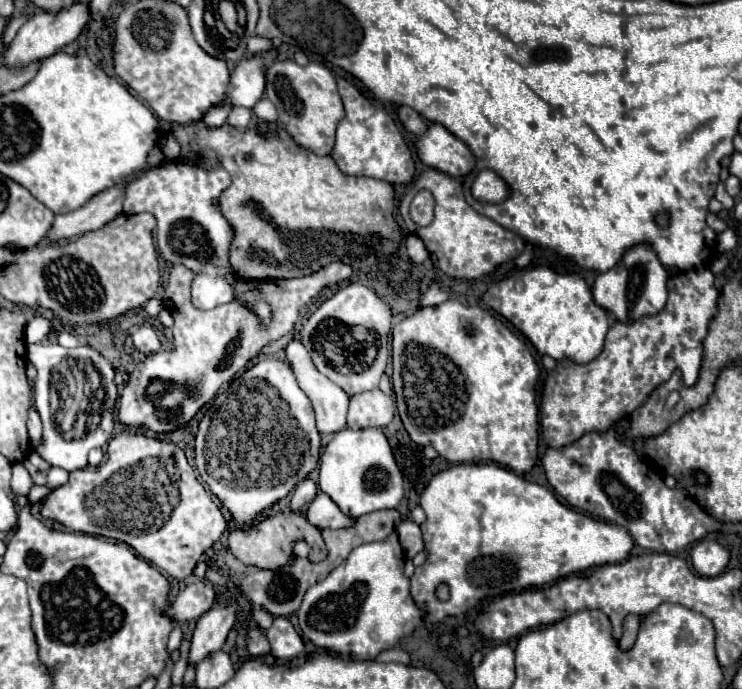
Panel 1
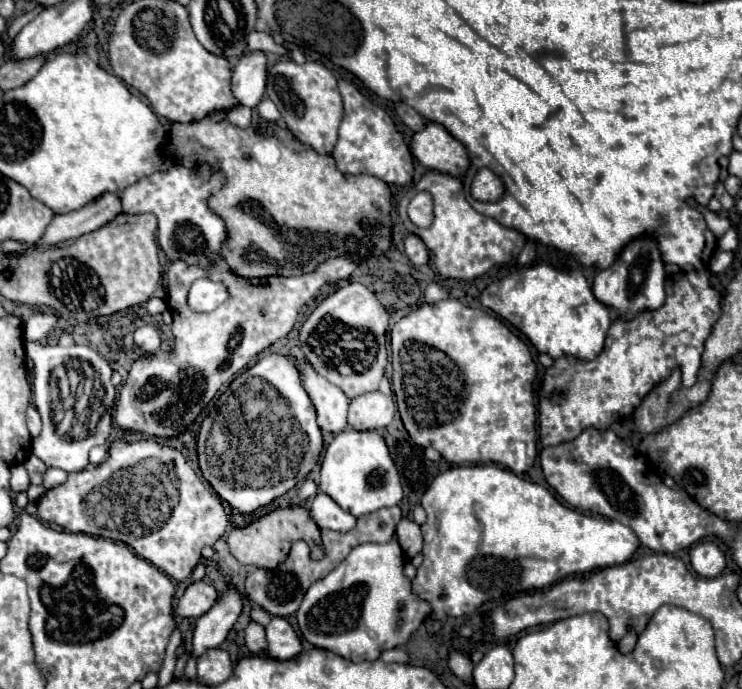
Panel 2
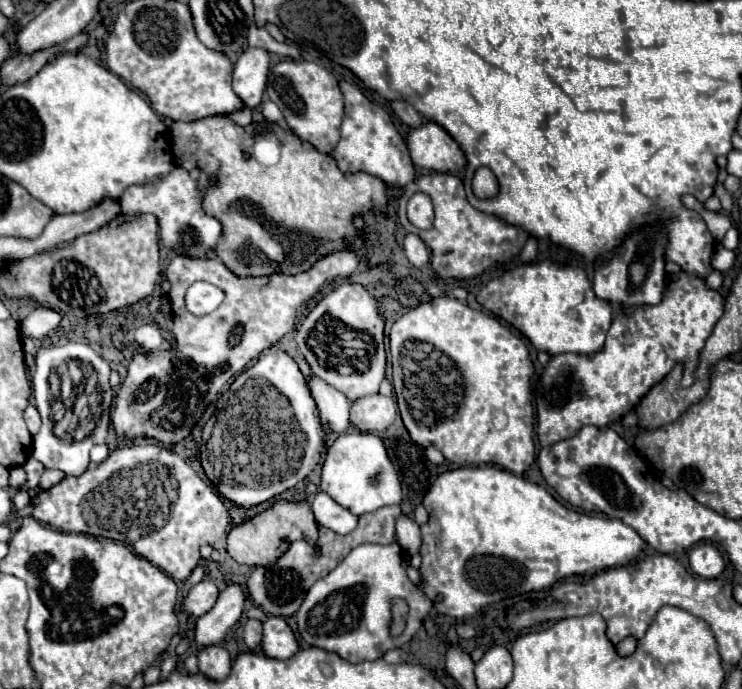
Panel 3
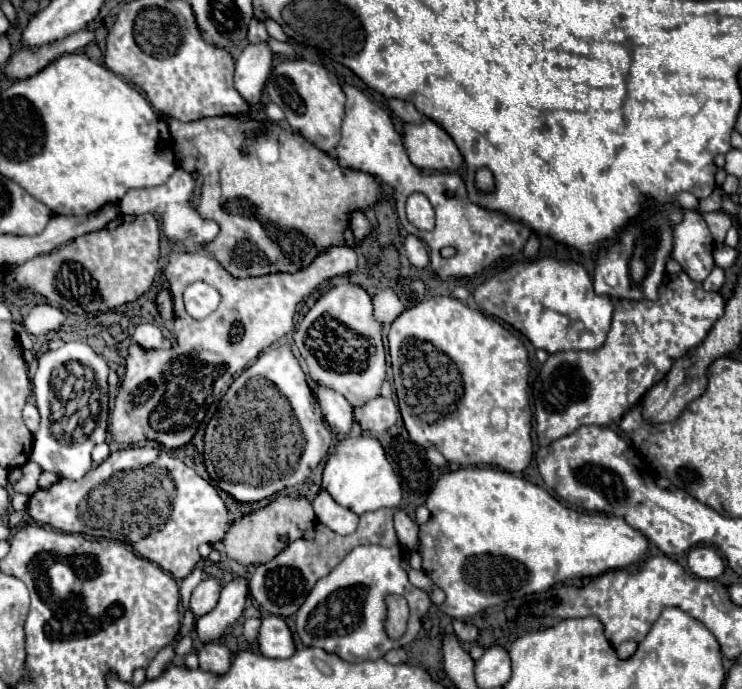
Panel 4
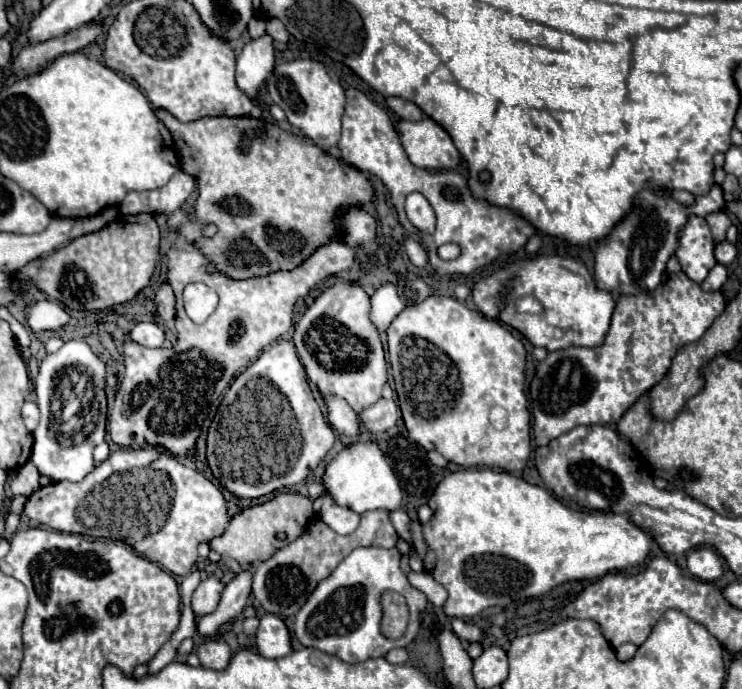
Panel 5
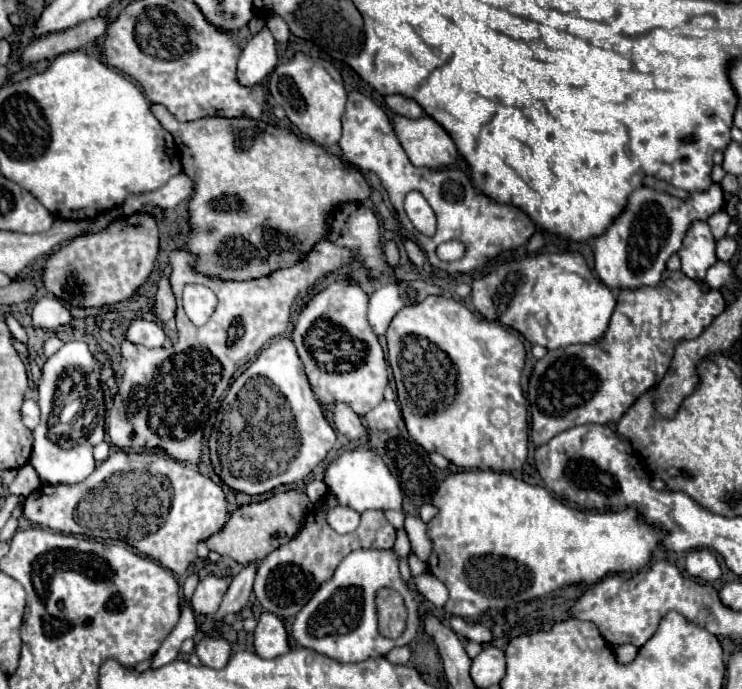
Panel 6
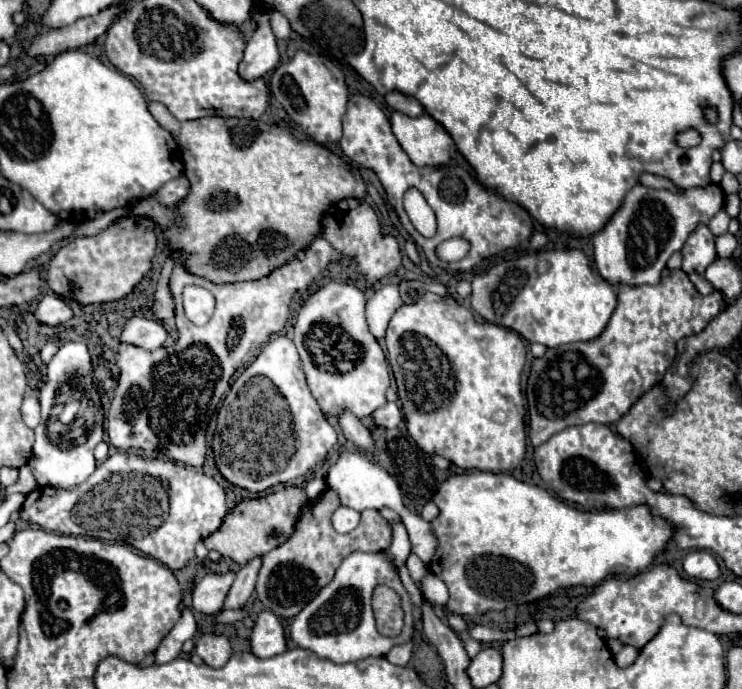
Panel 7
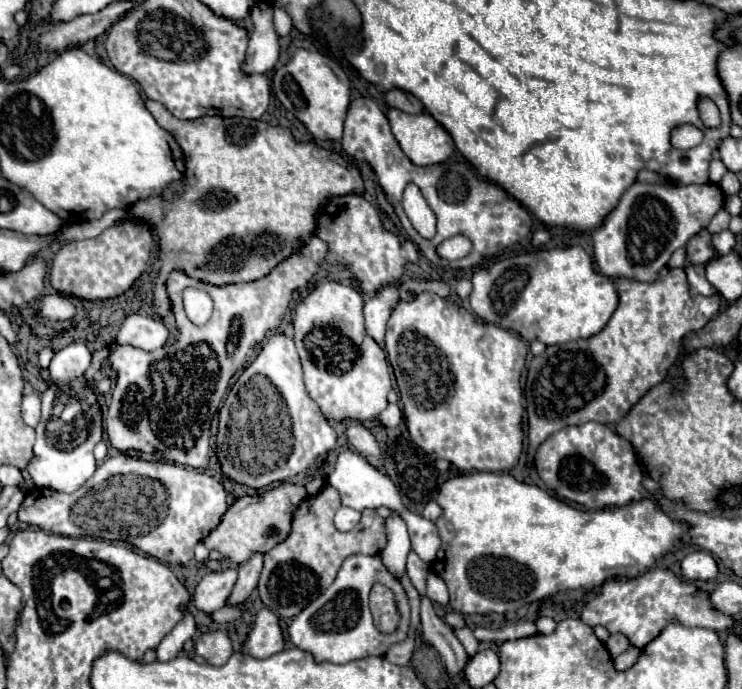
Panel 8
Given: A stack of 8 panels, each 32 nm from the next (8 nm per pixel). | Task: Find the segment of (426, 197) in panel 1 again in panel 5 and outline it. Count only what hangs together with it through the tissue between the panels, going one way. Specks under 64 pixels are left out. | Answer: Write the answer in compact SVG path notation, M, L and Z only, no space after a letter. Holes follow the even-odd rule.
M412 192L408 198L406 198L406 214L408 214L408 220L420 230L420 232L428 232L432 234L434 232L434 226L436 226L436 216L434 216L434 210L428 200L419 192Z

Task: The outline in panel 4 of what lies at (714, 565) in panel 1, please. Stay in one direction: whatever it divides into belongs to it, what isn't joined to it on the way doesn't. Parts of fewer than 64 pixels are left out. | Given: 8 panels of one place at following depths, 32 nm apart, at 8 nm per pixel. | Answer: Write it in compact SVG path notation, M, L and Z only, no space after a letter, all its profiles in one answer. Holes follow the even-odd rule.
M696 546L688 552L688 566L698 578L714 580L724 572L722 556L714 546Z

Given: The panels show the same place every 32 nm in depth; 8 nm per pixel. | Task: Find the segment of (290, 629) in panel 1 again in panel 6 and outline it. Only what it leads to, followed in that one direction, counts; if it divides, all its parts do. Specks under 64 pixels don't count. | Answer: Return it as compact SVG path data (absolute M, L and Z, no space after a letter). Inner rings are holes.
M264 612L258 618L258 626L254 632L254 648L256 654L262 658L276 658L290 652L288 632L278 616Z

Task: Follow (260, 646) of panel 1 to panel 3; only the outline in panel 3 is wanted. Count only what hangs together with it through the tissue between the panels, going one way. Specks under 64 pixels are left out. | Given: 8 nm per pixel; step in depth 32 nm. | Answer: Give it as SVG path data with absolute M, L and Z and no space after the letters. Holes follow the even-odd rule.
M248 622L244 628L244 642L250 646L250 650L256 650L260 646L262 638L262 624L260 622Z

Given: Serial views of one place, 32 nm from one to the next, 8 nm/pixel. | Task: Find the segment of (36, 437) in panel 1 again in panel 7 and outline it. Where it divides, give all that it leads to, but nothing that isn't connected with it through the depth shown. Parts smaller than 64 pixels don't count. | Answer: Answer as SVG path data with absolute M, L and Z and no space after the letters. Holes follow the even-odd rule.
M26 398L23 400L22 419L26 422L28 428L36 428L36 424L40 422L40 404L36 398Z

